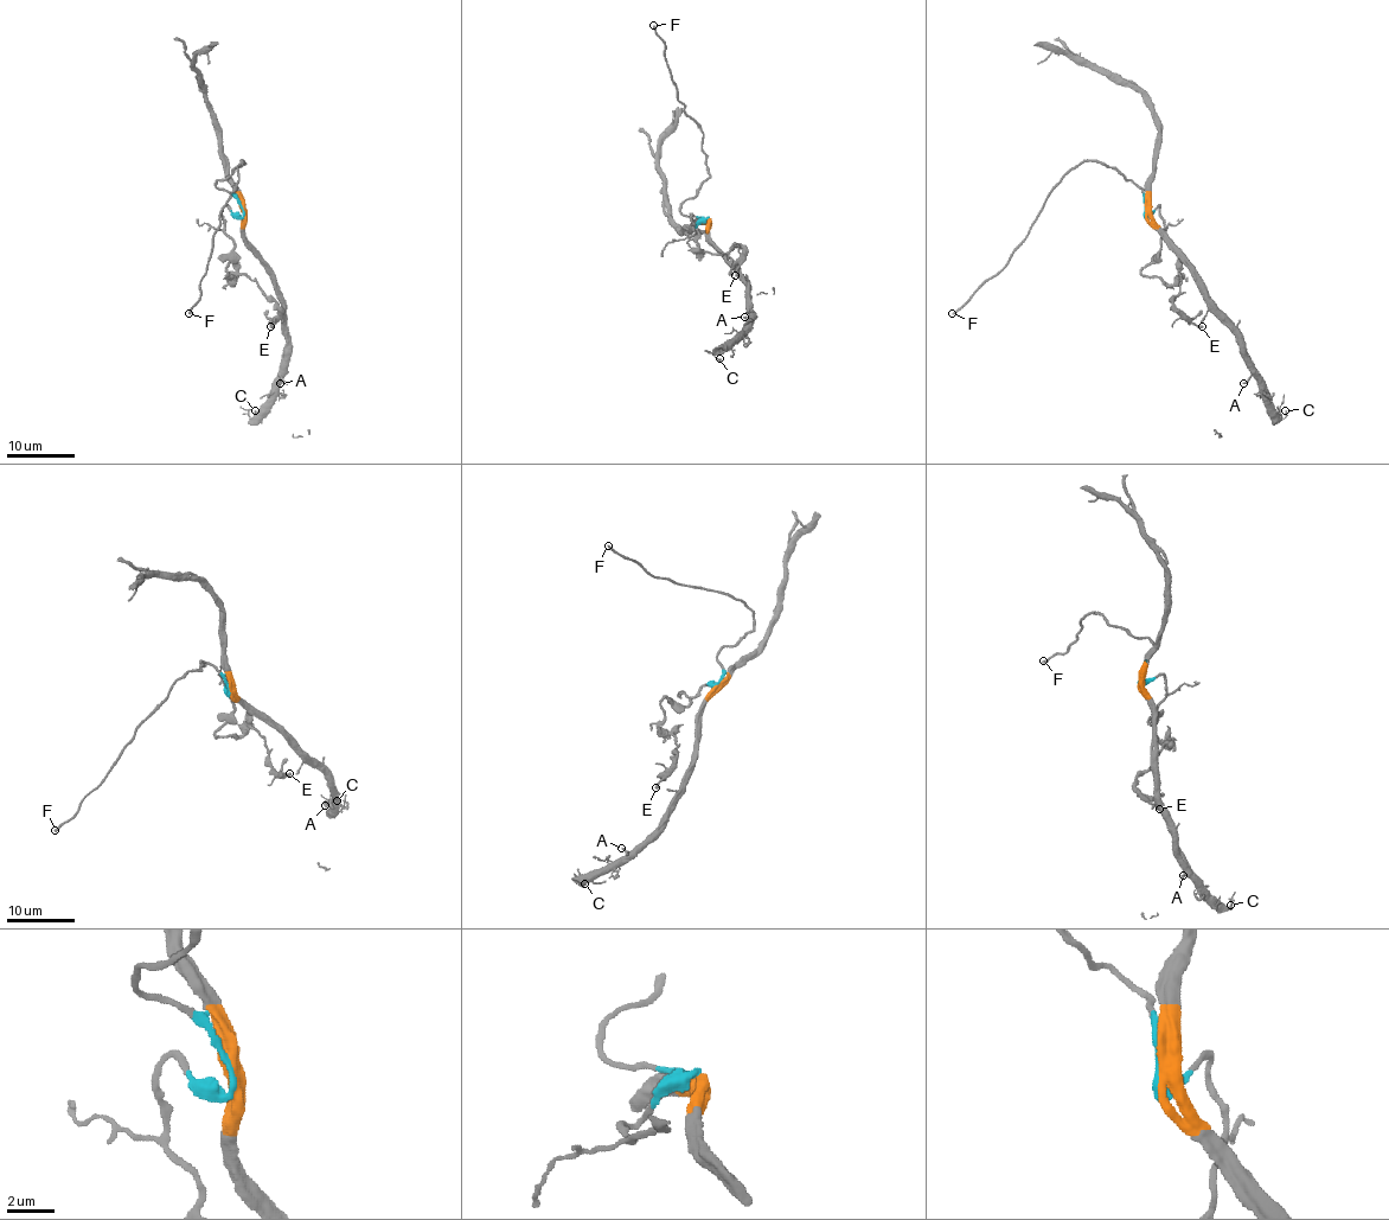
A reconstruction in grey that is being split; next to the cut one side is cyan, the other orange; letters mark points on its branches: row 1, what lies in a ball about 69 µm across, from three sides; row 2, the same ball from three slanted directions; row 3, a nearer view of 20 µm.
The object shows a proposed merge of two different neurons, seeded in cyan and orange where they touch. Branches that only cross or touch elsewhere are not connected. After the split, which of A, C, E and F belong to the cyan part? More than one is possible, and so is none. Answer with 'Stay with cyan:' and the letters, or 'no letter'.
Stay with cyan: E, F

